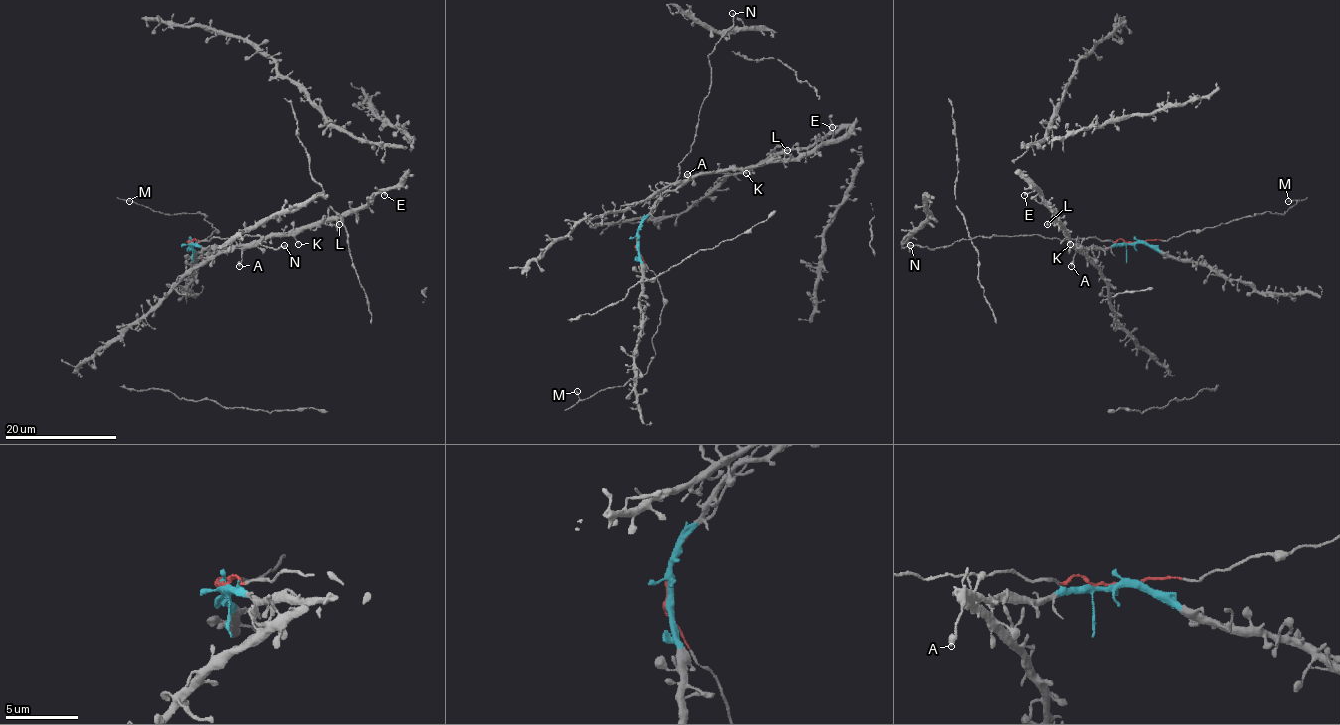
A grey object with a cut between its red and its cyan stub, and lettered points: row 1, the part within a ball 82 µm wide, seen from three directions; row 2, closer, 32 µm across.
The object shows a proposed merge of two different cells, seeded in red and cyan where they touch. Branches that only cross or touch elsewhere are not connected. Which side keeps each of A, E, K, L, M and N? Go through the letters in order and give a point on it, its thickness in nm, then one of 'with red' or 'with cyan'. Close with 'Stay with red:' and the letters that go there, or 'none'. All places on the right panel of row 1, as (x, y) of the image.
A: place (1071, 266); calibre 400 nm; with cyan
E: place (1024, 195); calibre 280 nm; with cyan
K: place (1070, 244); calibre 240 nm; with cyan
L: place (1047, 224); calibre 220 nm; with cyan
M: place (1288, 201); calibre 180 nm; with red
N: place (910, 245); calibre 190 nm; with red
Stay with red: M, N

